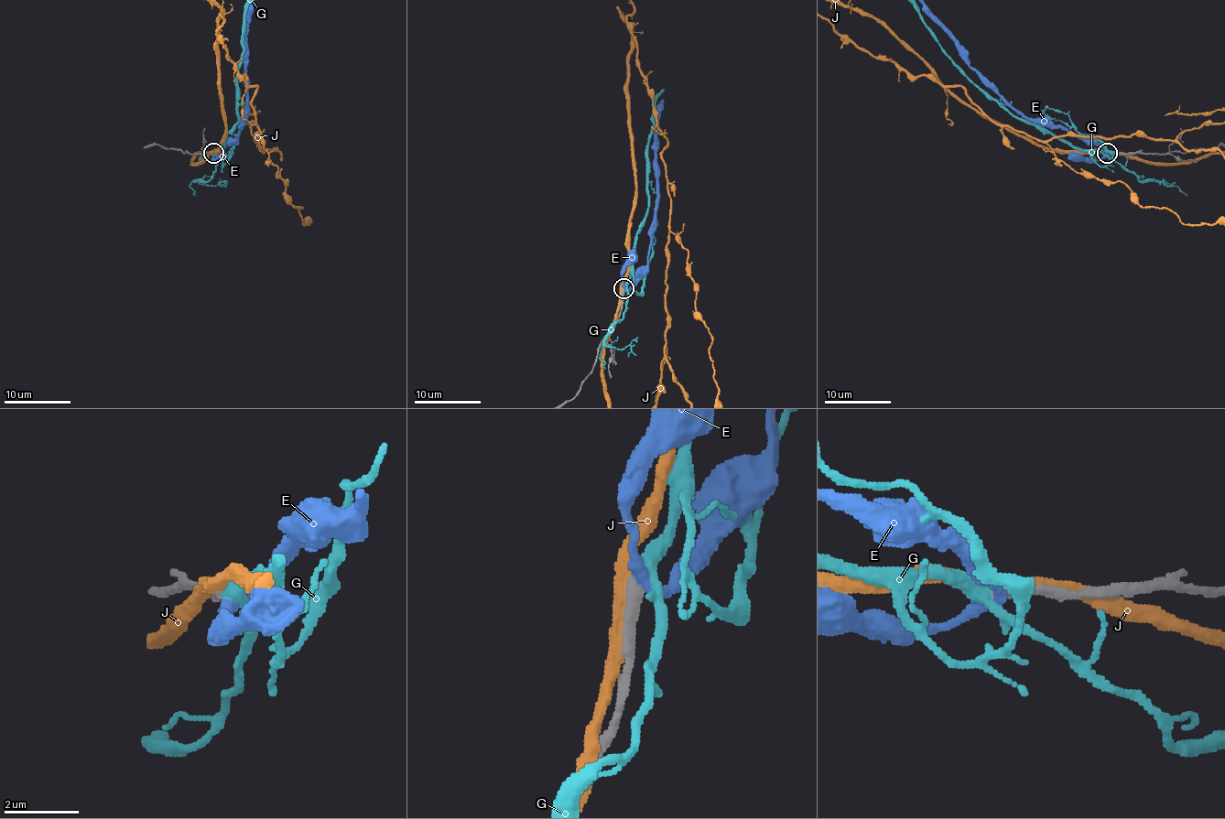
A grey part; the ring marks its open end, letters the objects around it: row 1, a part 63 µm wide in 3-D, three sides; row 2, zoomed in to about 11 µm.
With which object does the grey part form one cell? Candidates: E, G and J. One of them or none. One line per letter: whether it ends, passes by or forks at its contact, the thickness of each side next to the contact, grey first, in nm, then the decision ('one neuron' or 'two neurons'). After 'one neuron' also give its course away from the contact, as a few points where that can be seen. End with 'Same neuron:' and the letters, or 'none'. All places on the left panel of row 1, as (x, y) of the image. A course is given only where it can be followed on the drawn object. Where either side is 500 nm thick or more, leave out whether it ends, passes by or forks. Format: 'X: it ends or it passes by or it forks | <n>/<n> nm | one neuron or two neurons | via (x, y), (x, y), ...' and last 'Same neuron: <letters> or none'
E: it passes by | 440/280 nm | two neurons
G: it passes by | 460/360 nm | one neuron | via (213, 152), (223, 147), (224, 137), (238, 123), (238, 60), (243, 52), (243, 13)
J: it passes by | 460/380 nm | two neurons
Same neuron: G

